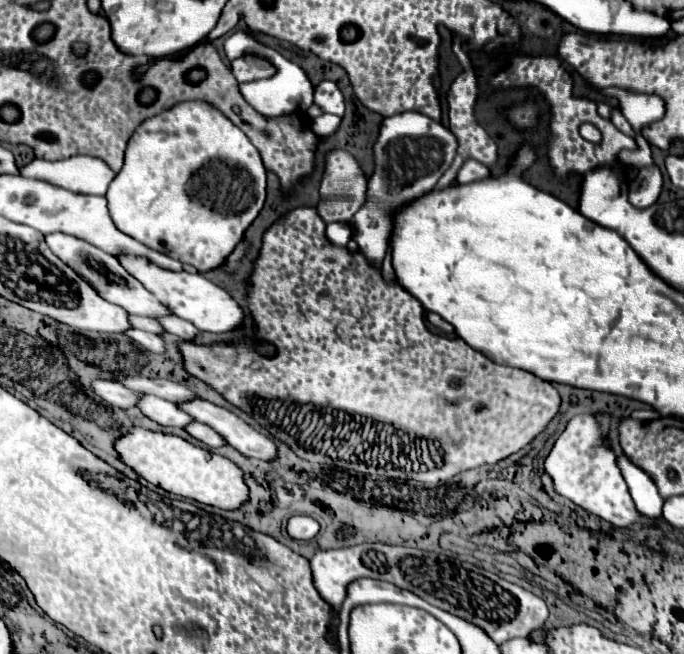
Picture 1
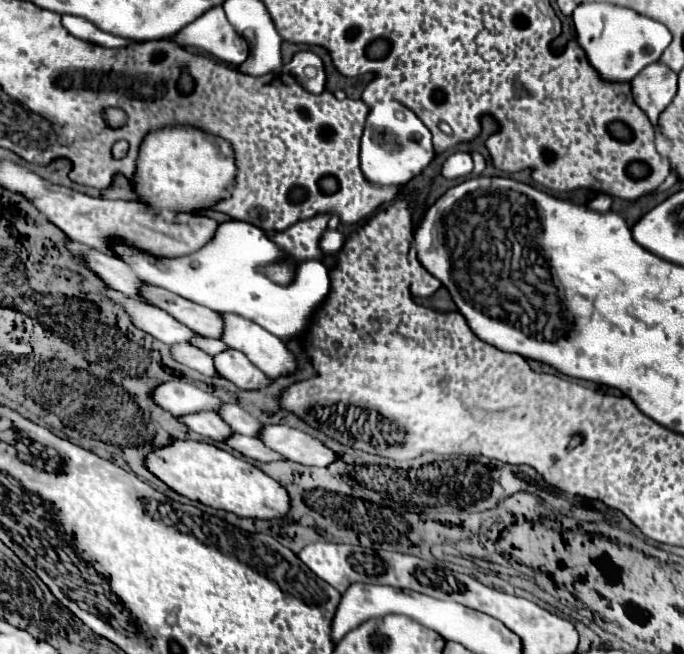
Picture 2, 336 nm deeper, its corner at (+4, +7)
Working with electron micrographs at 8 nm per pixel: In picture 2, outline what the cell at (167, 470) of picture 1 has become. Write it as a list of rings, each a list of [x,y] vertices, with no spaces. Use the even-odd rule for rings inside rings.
[[[174,441],[168,447],[154,451],[146,459],[146,467],[176,493],[192,501],[200,501],[202,505],[230,511],[238,517],[268,521],[282,519],[290,511],[290,497],[280,483],[276,483],[258,467],[210,443]]]

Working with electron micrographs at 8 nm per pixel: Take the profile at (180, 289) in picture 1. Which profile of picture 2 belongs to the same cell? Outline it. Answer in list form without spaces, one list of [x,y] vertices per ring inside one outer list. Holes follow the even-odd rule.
[[[224,313],[224,317],[226,337],[222,337],[222,341],[226,341],[232,349],[242,351],[270,379],[286,377],[298,371],[296,355],[282,339],[274,337],[254,321],[234,317],[232,313]]]

